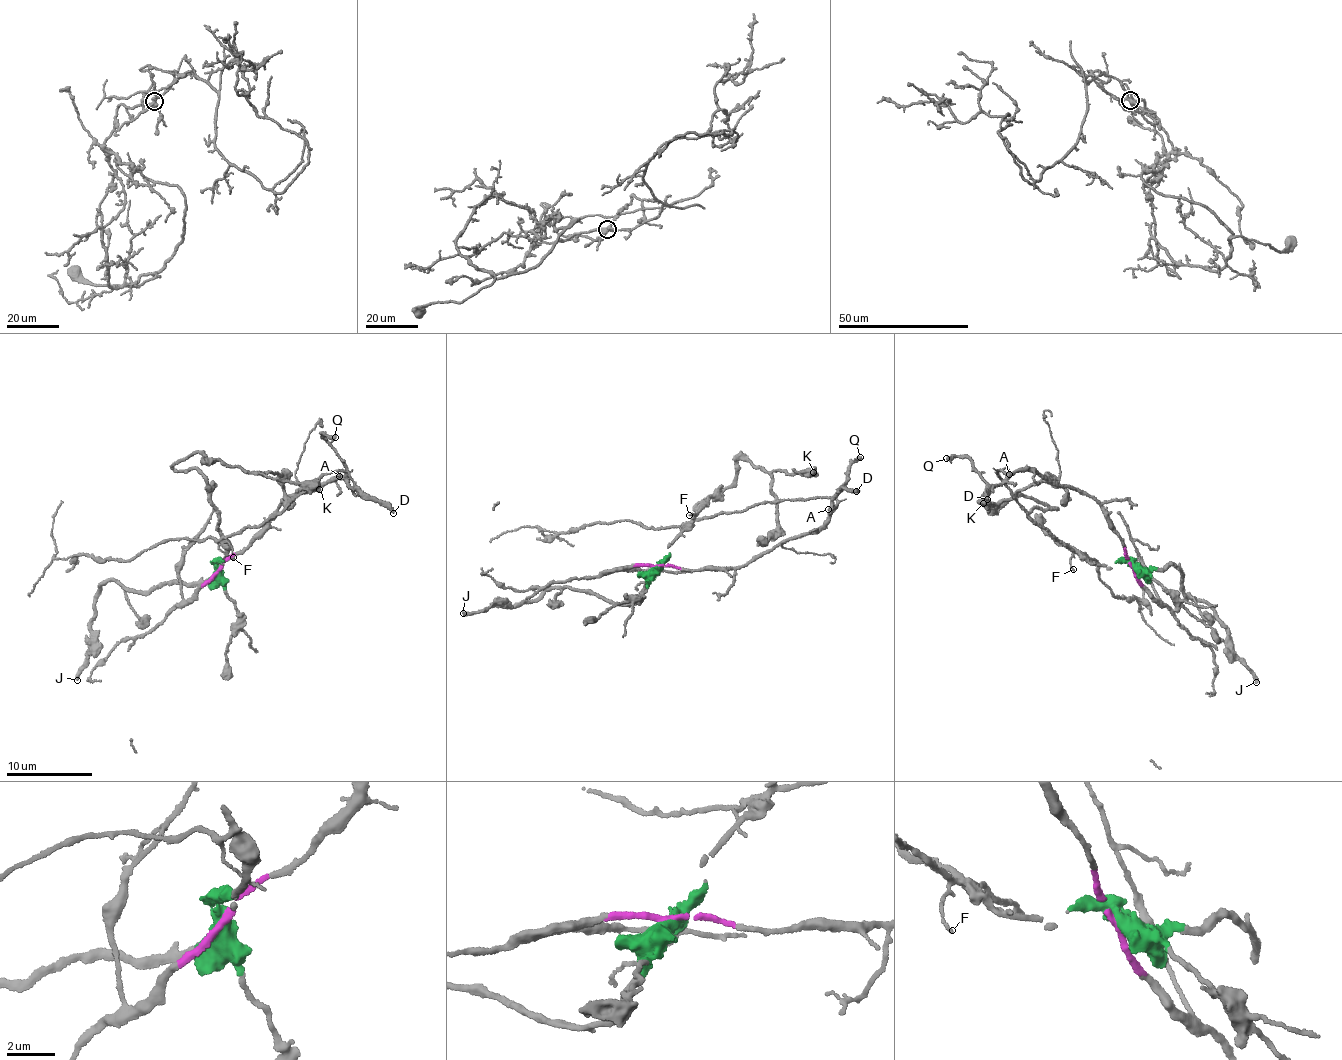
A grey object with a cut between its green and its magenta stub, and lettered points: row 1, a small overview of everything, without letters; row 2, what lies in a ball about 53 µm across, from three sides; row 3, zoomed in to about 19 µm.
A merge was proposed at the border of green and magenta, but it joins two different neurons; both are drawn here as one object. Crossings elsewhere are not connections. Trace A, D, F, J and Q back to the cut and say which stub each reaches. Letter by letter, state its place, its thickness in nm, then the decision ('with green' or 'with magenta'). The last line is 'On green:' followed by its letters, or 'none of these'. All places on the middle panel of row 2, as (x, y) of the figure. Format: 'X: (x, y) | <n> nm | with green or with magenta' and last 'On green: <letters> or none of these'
A: (828, 509) | 100 nm | with magenta
D: (856, 491) | 260 nm | with magenta
F: (689, 515) | 90 nm | with magenta
J: (463, 613) | 280 nm | with green
Q: (860, 457) | 320 nm | with magenta
On green: J

